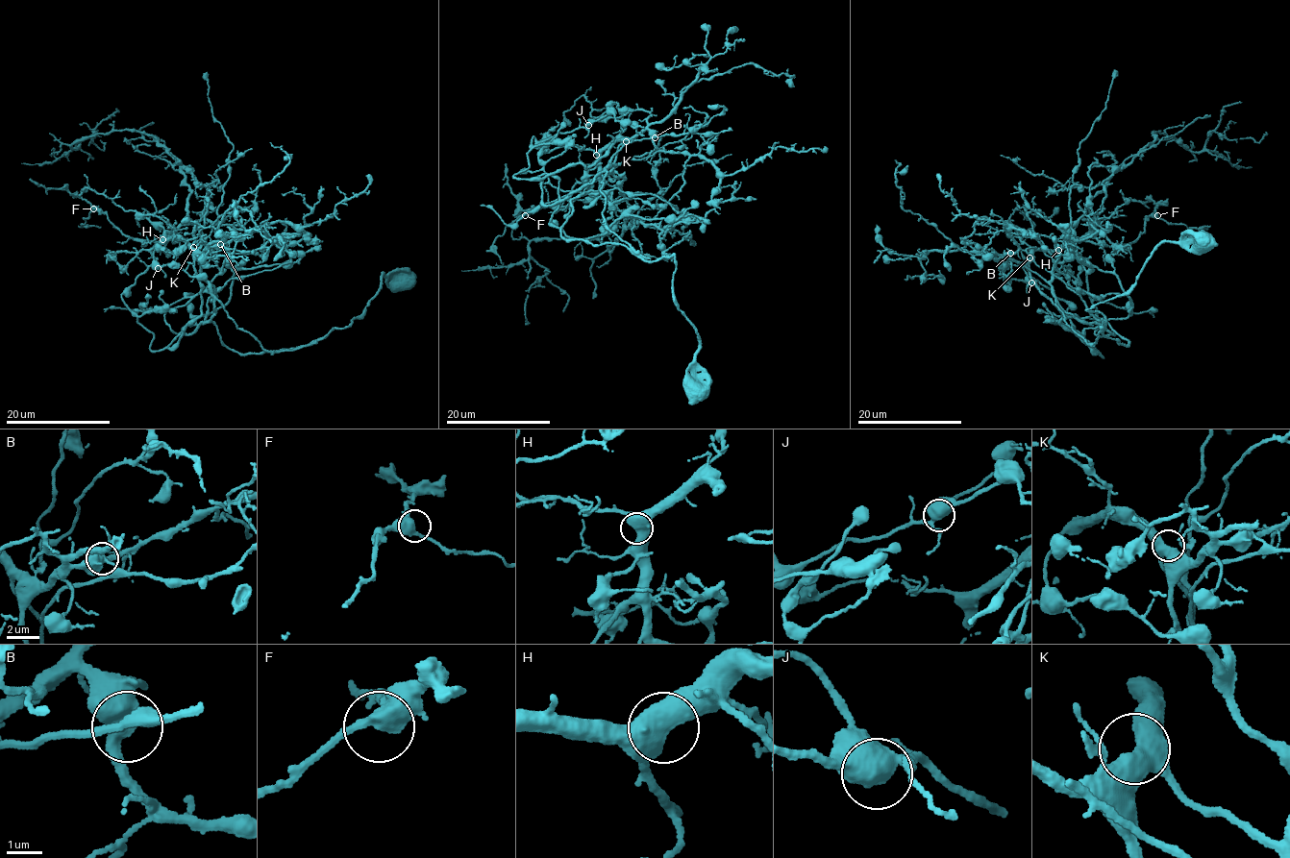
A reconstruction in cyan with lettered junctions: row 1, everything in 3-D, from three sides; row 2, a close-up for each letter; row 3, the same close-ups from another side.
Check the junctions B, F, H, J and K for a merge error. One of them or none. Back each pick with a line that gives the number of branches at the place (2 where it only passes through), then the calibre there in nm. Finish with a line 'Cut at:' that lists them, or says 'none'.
B: 3 | 440 nm
Cut at: B

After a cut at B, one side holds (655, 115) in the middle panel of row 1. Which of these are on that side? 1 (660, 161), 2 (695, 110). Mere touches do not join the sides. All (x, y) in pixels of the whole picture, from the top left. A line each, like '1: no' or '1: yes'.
1: no
2: no

